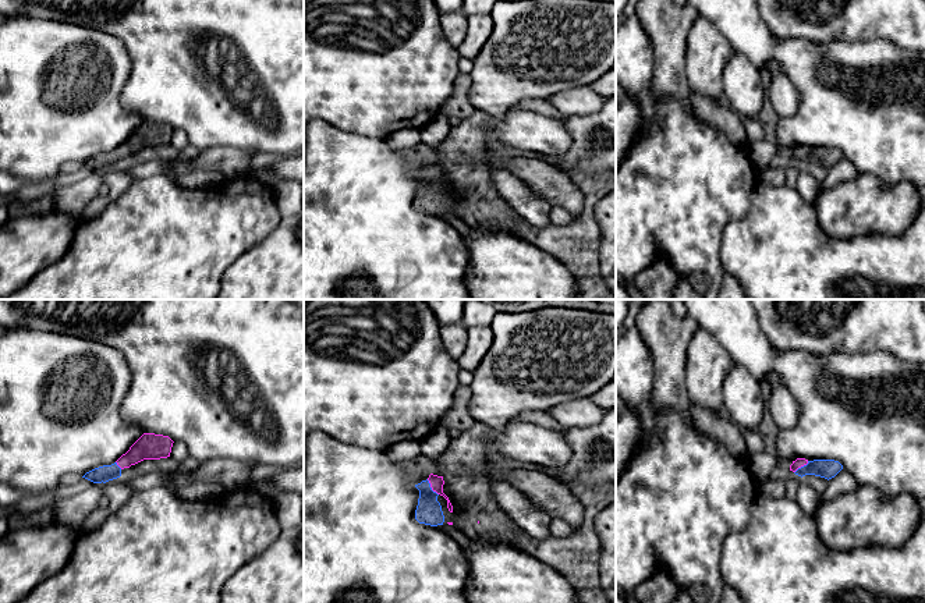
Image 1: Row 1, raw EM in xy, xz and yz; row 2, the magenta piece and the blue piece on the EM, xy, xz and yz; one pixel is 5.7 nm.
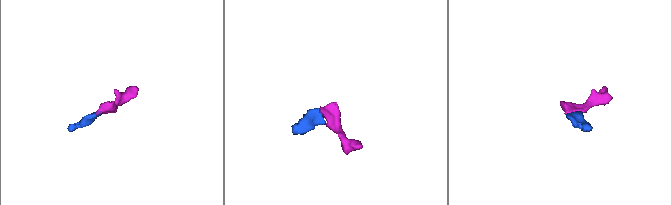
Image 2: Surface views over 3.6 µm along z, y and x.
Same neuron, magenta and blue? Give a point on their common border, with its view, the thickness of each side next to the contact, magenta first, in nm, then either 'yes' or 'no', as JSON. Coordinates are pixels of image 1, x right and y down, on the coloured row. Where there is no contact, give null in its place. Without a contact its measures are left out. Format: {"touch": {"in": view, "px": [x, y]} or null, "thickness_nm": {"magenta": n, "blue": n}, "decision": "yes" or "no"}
{"touch": {"in": "xz", "px": [431, 486]}, "thickness_nm": {"magenta": 80, "blue": 150}, "decision": "yes"}

